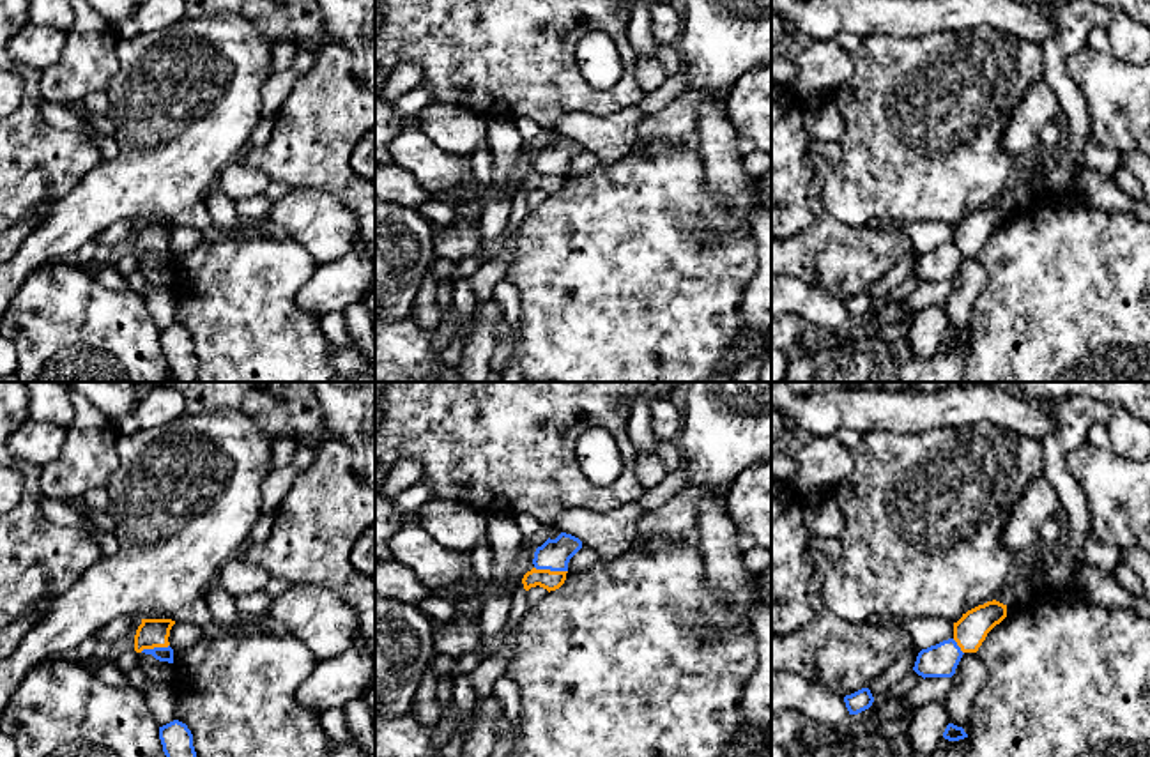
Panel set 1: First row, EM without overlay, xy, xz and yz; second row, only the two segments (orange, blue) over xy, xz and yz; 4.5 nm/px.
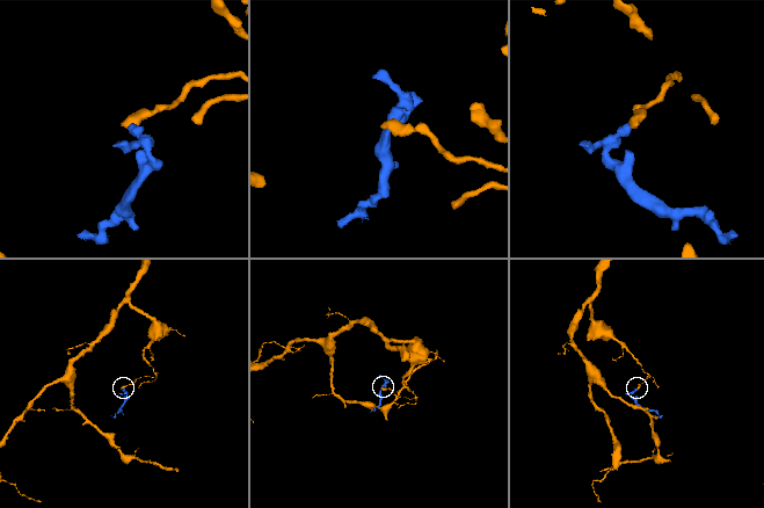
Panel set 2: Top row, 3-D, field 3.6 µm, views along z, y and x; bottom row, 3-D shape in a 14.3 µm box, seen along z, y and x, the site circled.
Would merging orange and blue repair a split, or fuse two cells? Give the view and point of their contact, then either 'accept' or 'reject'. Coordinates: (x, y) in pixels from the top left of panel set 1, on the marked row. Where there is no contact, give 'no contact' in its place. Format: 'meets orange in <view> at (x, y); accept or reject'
meets orange in xz at (549, 570); reject

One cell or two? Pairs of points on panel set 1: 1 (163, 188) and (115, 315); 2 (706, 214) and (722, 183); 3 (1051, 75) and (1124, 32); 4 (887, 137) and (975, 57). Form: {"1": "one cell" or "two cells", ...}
{"1": "two cells", "2": "two cells", "3": "two cells", "4": "one cell"}

